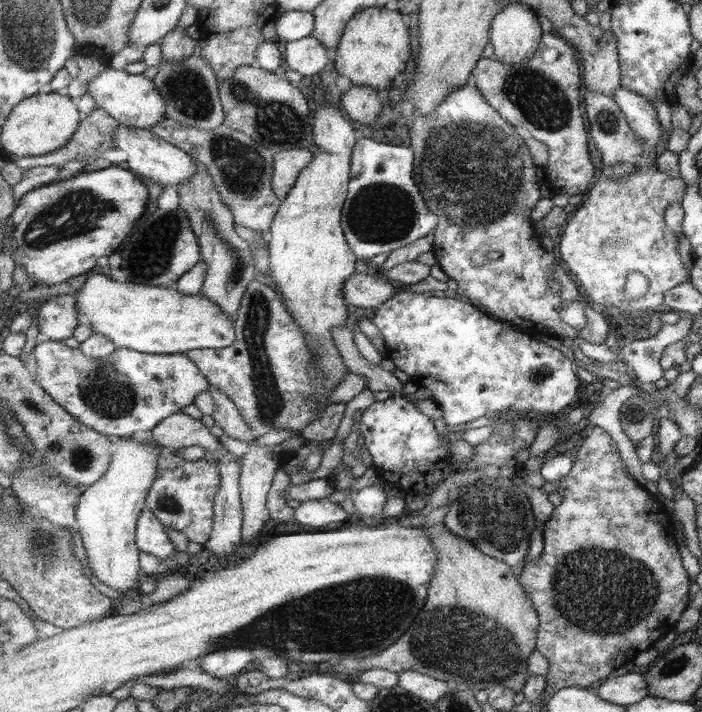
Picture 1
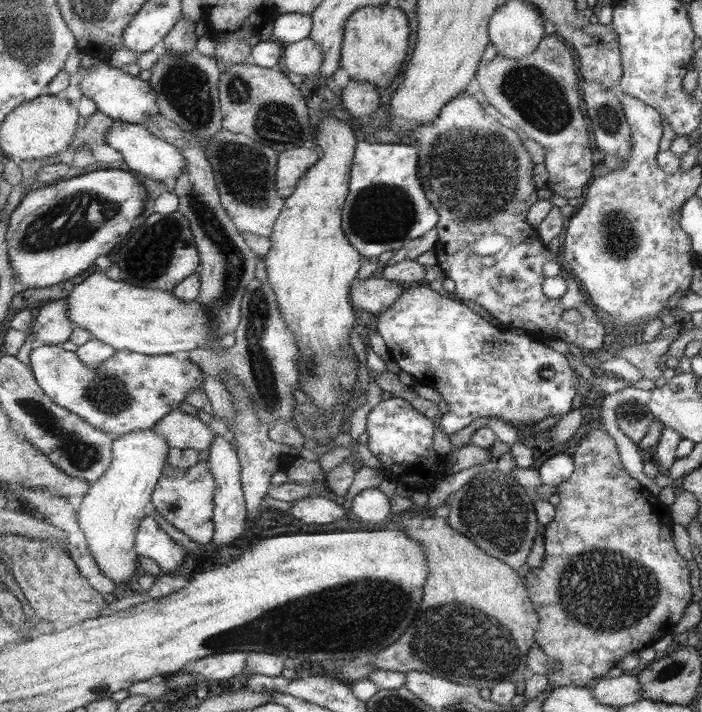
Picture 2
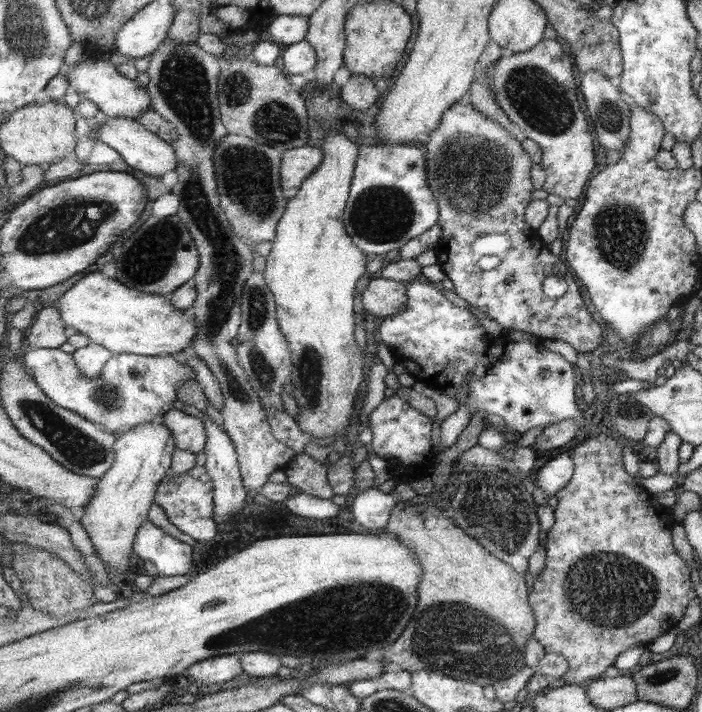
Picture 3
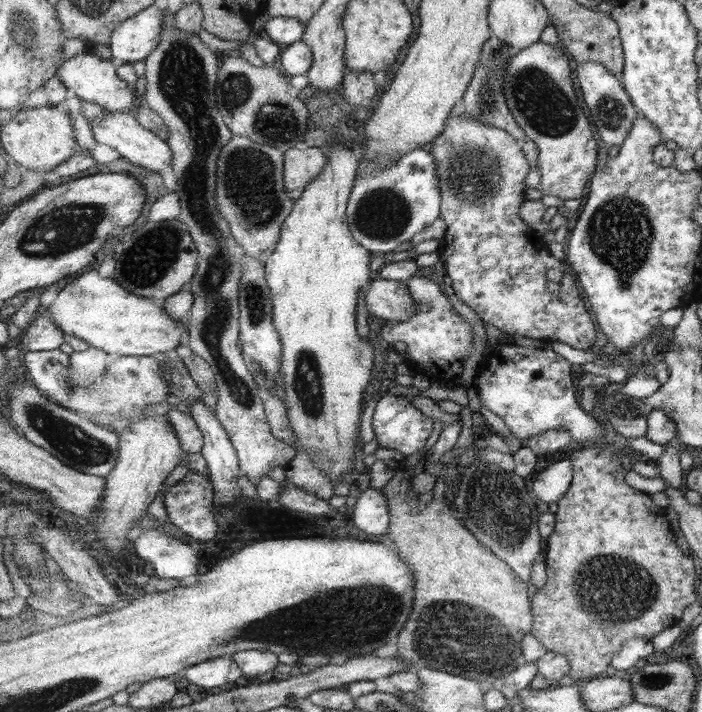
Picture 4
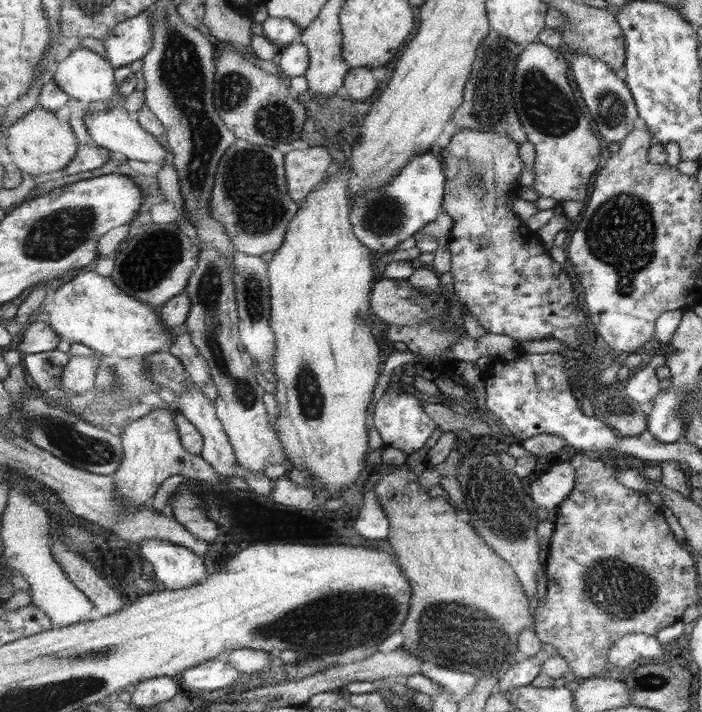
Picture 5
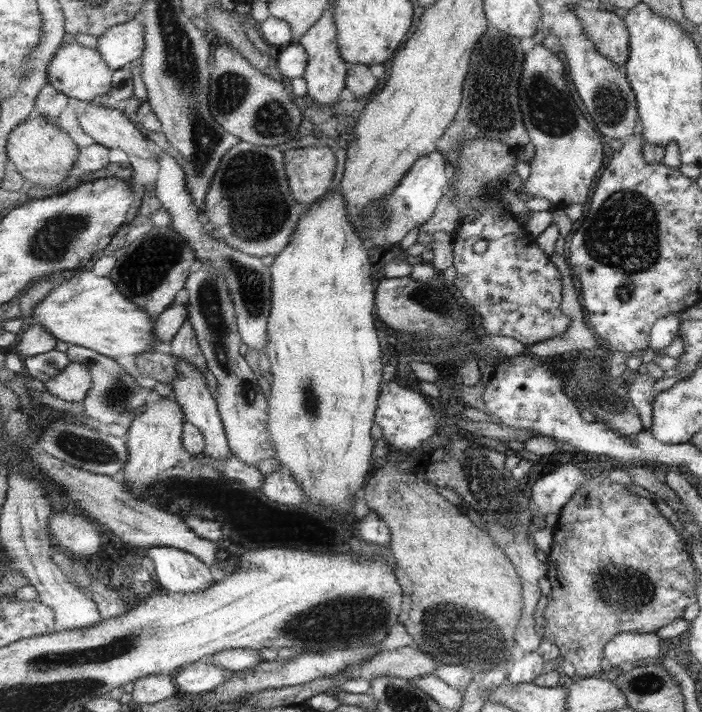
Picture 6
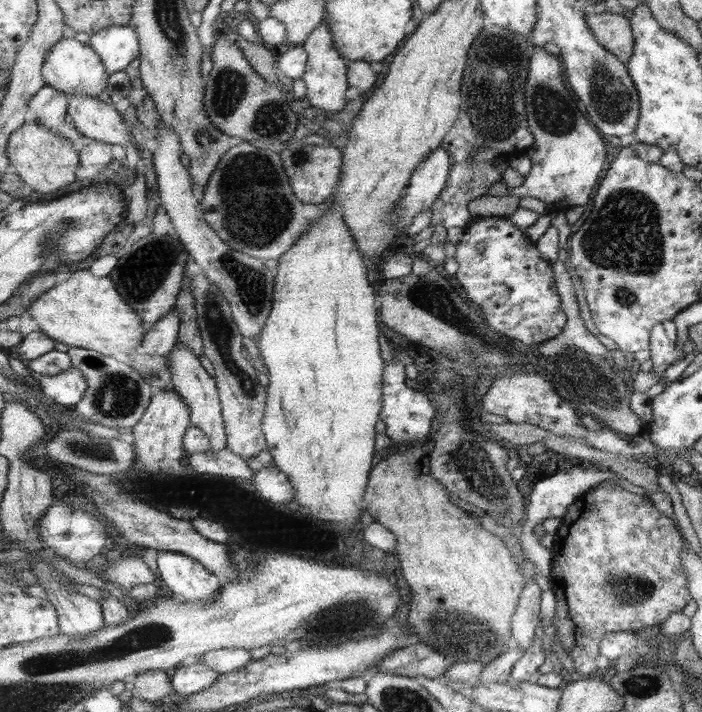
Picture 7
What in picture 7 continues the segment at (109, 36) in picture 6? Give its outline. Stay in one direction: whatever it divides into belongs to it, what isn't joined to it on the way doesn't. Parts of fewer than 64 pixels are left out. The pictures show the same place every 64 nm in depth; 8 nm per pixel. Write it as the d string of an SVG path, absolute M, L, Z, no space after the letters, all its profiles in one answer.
M133 26L109 27L90 37L90 45L99 54L109 74L125 70L141 56L139 34Z

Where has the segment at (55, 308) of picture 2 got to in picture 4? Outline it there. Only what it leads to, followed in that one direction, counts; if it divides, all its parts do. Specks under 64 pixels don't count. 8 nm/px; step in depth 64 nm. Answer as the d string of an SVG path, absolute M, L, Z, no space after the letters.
M45 314L37 316L24 330L18 348L33 352L49 351L61 348L63 342L67 342L67 336L57 327L52 318Z

